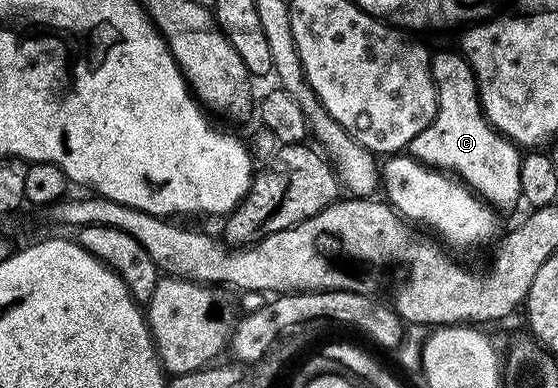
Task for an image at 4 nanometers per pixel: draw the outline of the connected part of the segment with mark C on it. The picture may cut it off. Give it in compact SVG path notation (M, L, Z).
M461 53L434 54L432 58L432 73L434 87L438 89L438 111L434 117L434 124L424 128L420 136L410 141L408 153L411 158L417 158L425 166L433 166L443 172L453 172L471 190L482 195L485 199L515 198L522 193L520 188L520 164L523 155L519 147L515 146L509 138L503 138L486 120L482 113L482 103L478 100L478 82L474 78L472 68L466 63Z

